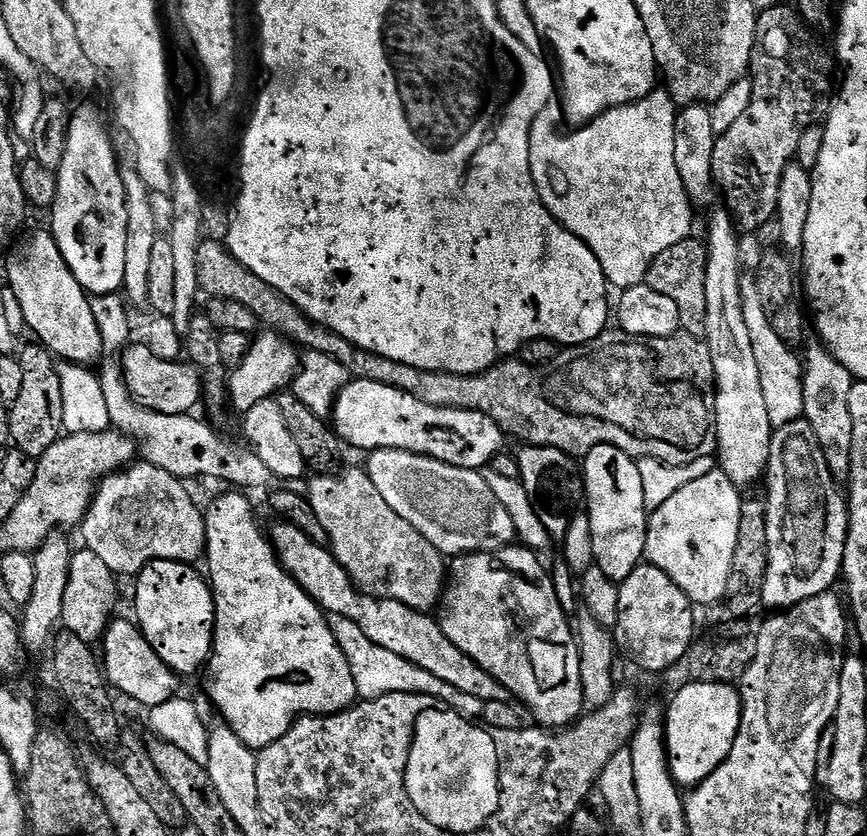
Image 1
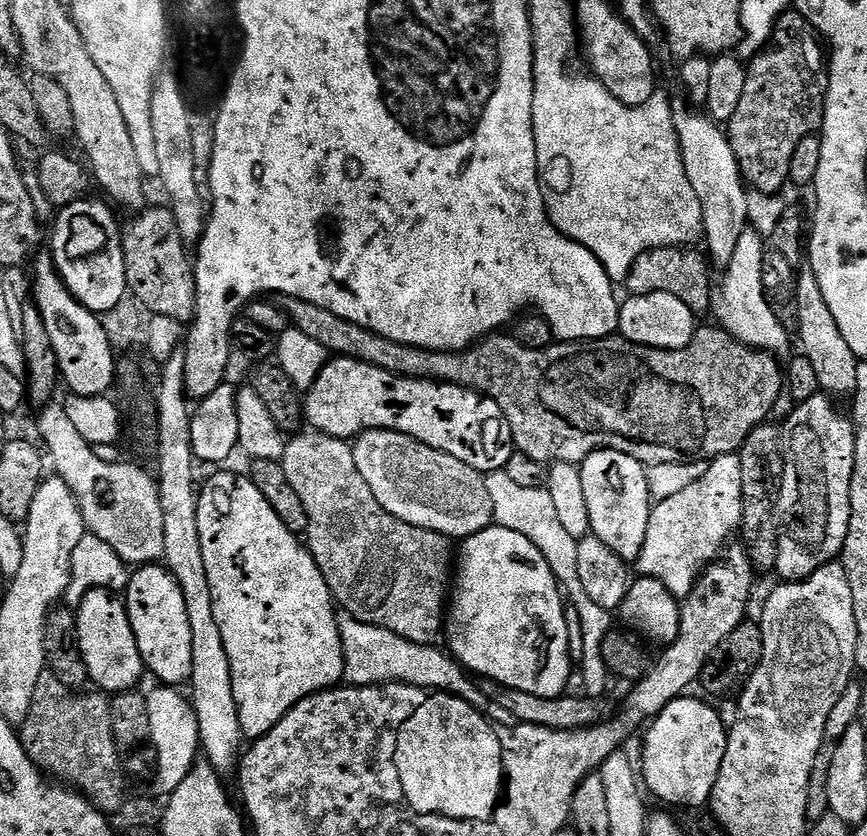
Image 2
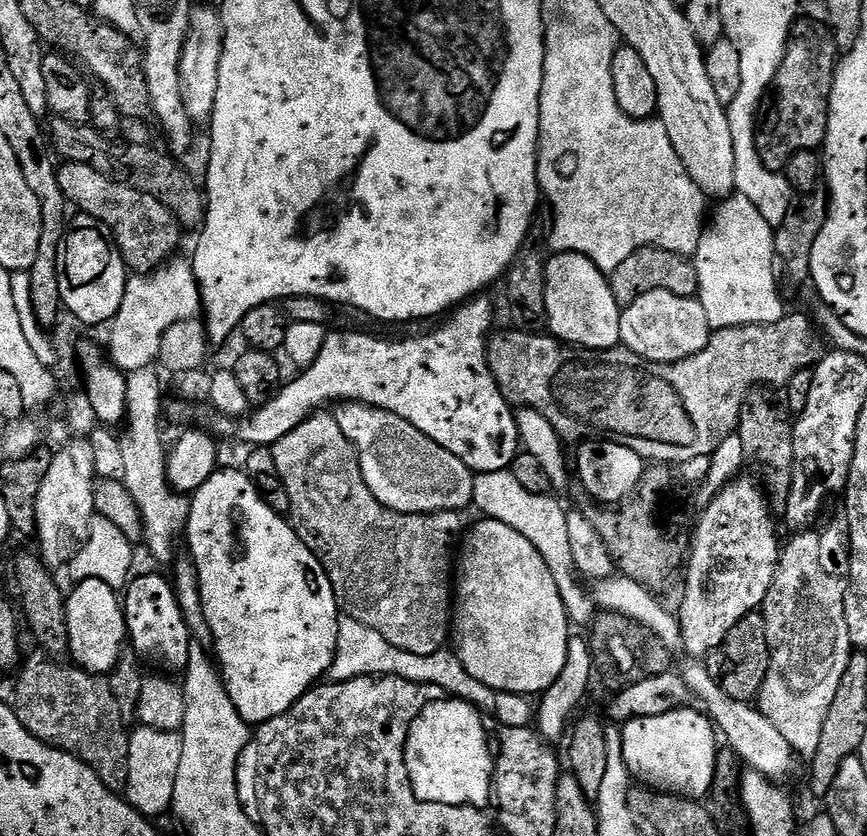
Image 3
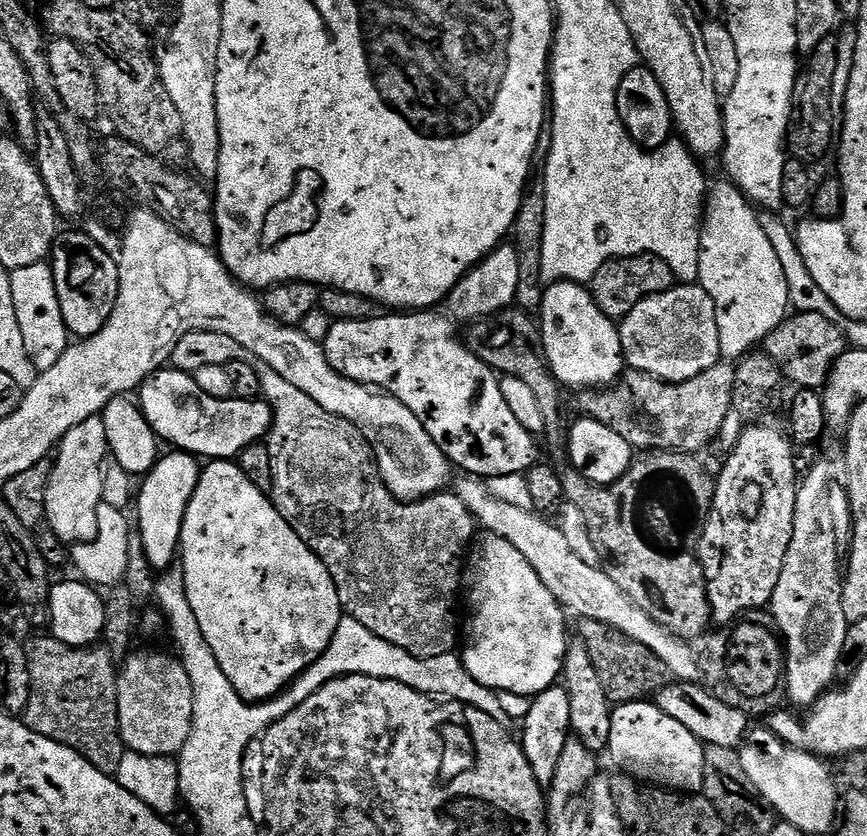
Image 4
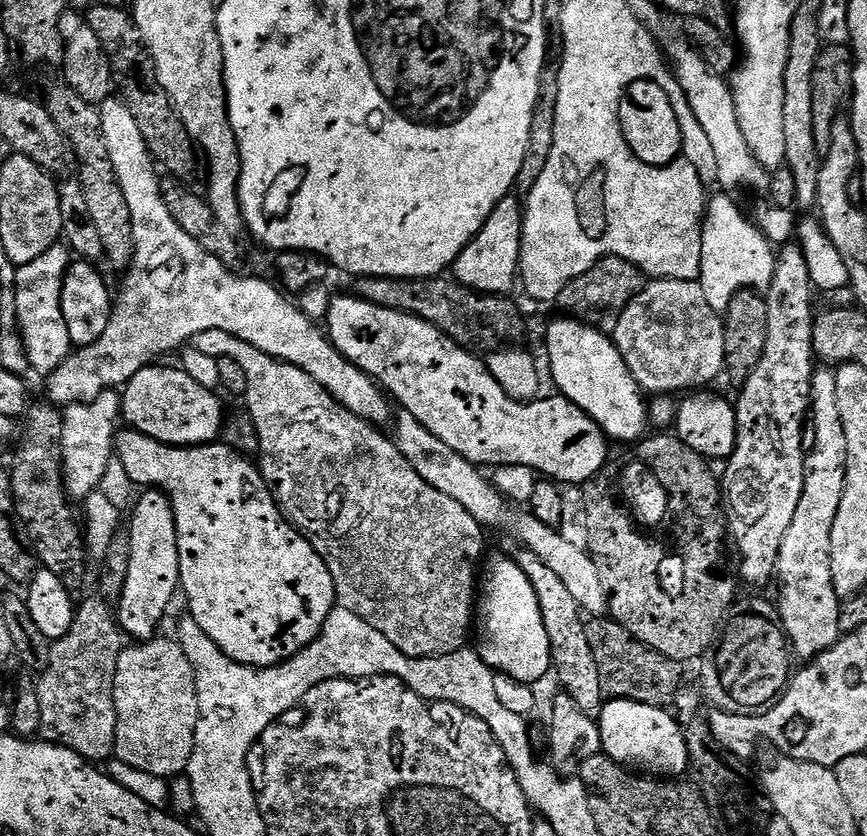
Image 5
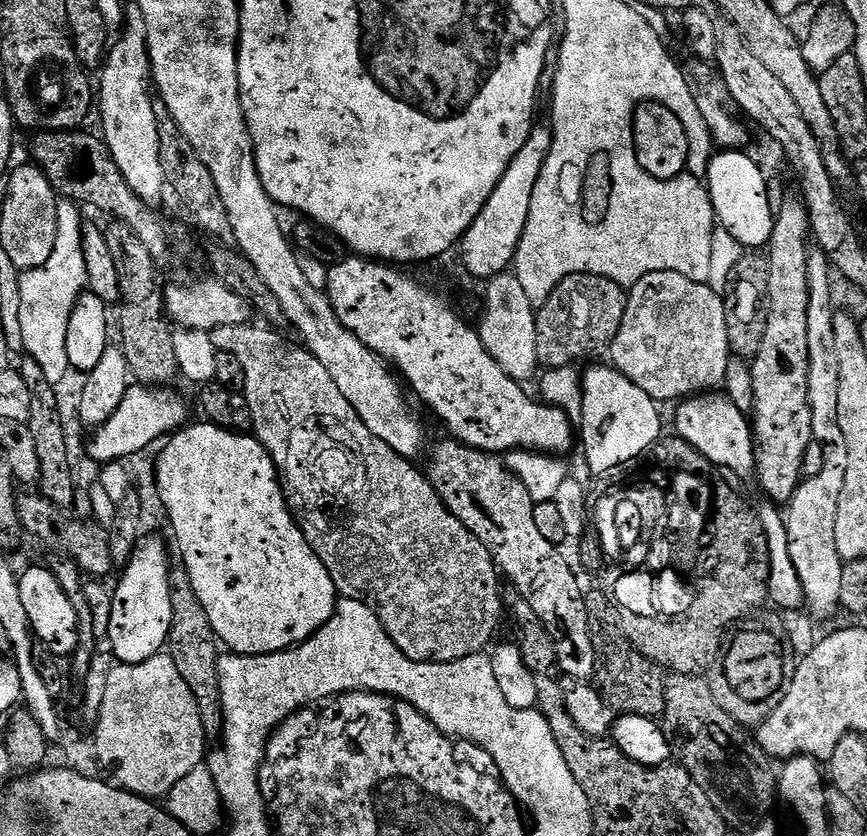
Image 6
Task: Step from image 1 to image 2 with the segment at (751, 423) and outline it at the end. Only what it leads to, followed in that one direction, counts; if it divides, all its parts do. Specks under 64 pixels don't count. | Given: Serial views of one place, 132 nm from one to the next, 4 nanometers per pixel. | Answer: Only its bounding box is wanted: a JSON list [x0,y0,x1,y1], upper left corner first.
[676,112,749,270]

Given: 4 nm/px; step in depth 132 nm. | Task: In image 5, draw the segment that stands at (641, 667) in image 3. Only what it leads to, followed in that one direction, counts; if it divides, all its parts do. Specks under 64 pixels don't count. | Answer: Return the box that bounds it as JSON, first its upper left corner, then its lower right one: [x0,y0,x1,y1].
[584,615,684,709]

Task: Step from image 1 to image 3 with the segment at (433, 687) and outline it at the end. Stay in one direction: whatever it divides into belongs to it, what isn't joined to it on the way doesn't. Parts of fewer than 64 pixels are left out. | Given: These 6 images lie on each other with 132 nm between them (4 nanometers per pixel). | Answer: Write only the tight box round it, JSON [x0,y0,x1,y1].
[330,615,496,710]

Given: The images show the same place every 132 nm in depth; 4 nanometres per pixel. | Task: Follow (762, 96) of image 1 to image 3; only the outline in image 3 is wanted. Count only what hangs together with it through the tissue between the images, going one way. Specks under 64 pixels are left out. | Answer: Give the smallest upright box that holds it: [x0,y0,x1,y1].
[756,22,837,173]

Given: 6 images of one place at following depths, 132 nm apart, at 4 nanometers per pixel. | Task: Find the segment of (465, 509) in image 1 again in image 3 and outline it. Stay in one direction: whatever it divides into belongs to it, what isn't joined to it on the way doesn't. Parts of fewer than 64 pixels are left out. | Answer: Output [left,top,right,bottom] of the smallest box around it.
[335,402,474,514]

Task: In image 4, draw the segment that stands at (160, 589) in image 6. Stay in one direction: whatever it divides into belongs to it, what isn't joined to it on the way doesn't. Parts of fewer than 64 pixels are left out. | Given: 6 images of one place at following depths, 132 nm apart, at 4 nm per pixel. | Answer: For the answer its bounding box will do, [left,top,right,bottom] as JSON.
[134,450,202,570]

